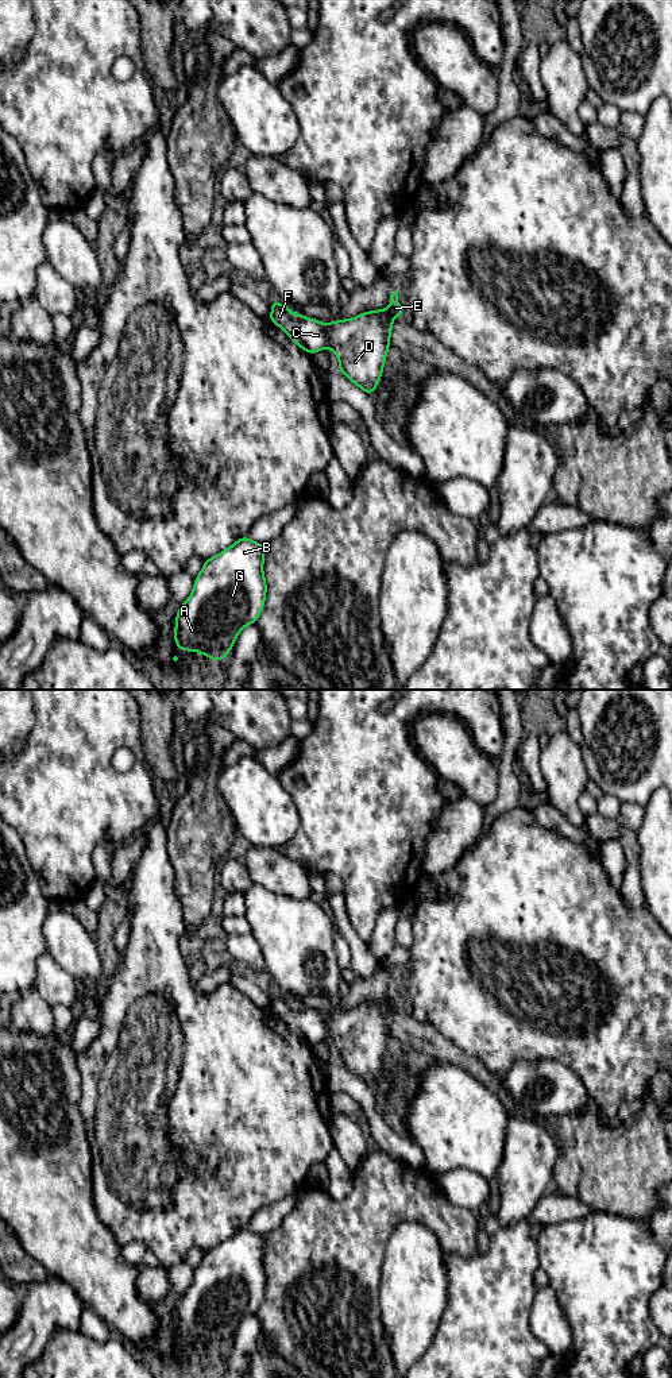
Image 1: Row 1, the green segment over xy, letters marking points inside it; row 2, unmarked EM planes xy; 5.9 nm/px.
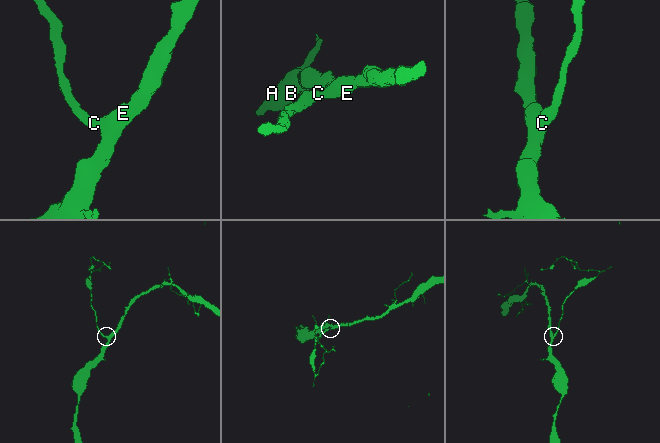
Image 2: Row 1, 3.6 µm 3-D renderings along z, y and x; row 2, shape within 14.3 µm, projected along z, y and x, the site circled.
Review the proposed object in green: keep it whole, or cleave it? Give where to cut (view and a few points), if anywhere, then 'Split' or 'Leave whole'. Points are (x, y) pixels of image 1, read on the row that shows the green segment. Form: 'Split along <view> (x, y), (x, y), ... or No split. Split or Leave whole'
No split. Leave whole

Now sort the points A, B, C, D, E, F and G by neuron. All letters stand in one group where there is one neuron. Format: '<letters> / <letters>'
A B C D E F G

